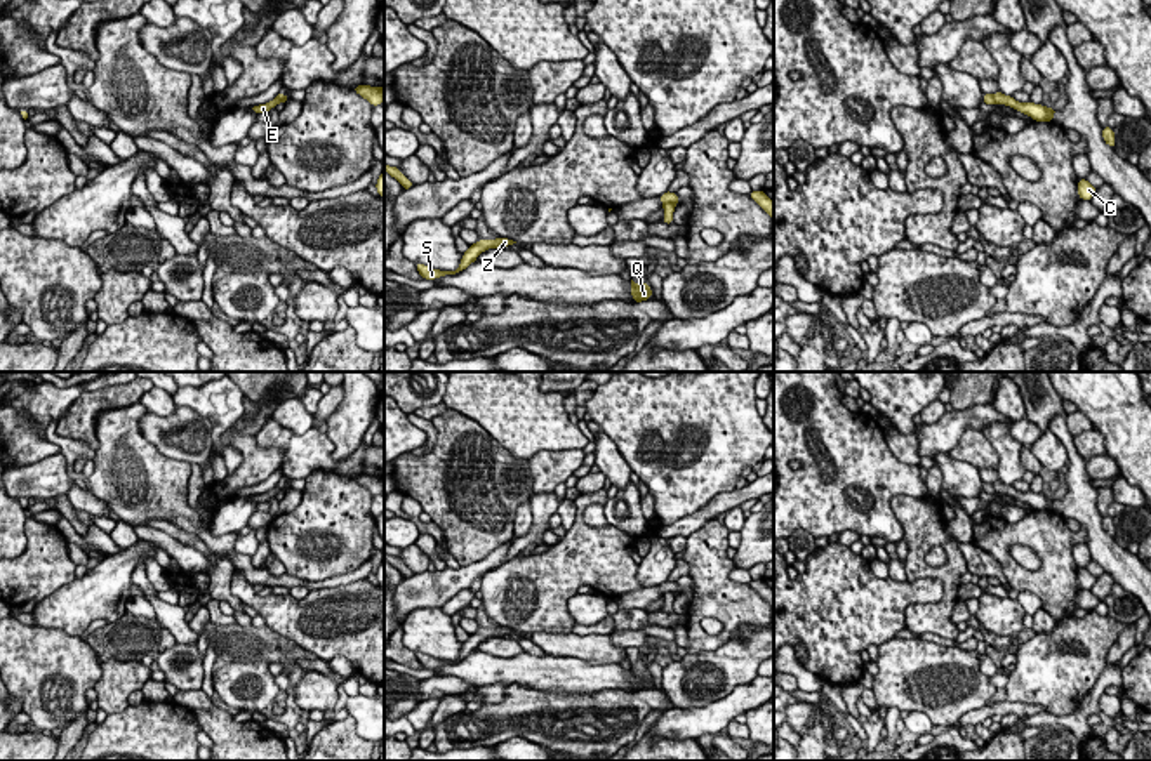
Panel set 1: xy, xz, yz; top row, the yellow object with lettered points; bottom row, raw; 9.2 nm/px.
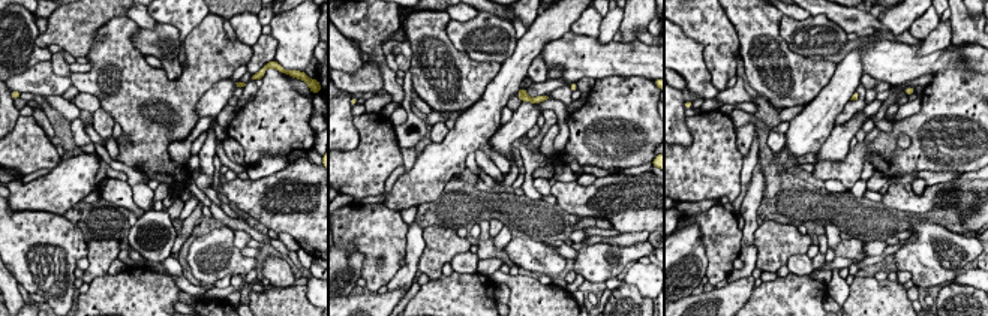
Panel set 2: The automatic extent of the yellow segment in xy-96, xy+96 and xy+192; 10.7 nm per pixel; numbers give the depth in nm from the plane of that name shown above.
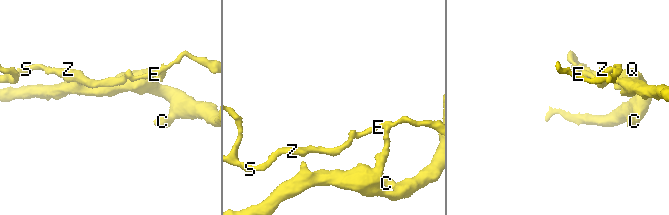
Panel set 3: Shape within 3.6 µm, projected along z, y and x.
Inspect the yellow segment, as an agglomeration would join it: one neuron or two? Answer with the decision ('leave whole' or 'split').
split

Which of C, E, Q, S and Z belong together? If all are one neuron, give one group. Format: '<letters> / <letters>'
C Q / E S Z

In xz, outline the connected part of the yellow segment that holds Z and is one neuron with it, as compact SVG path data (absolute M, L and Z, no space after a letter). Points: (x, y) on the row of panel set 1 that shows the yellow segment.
M497 238L497 240L478 240L475 245L469 245L469 248L462 254L461 264L456 271L440 271L440 269L433 269L429 266L424 266L421 262L416 262L416 269L419 271L419 275L424 280L435 280L440 276L447 276L447 275L456 275L462 269L466 269L471 262L476 261L476 257L485 252L487 248L504 248L508 245L513 245L516 242L508 240L508 238Z

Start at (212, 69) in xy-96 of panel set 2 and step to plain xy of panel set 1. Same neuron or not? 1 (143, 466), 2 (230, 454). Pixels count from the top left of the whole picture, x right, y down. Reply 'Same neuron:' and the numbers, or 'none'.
Same neuron: 1

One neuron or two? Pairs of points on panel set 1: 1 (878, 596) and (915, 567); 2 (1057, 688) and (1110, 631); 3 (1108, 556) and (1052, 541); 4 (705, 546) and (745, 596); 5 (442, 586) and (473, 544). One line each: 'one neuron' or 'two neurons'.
1: two neurons
2: one neuron
3: two neurons
4: one neuron
5: two neurons

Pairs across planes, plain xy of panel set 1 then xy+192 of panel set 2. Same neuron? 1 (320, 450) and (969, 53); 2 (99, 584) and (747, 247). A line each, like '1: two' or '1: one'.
1: one
2: two

